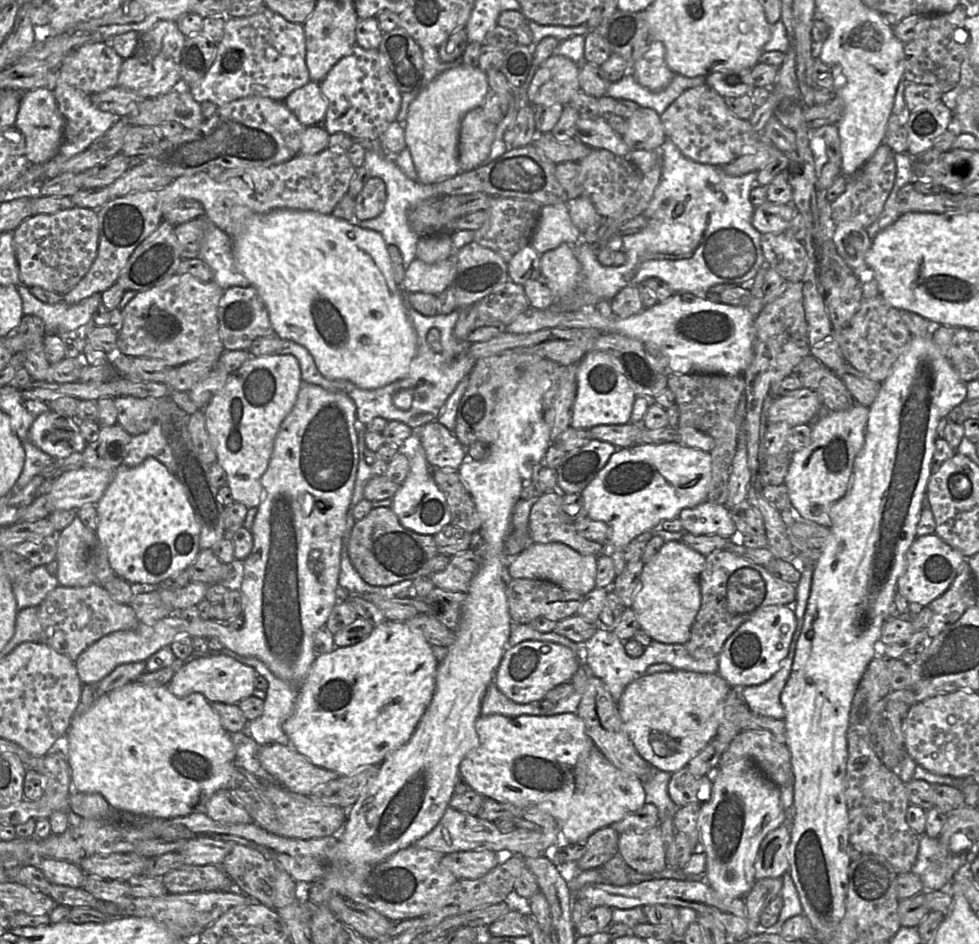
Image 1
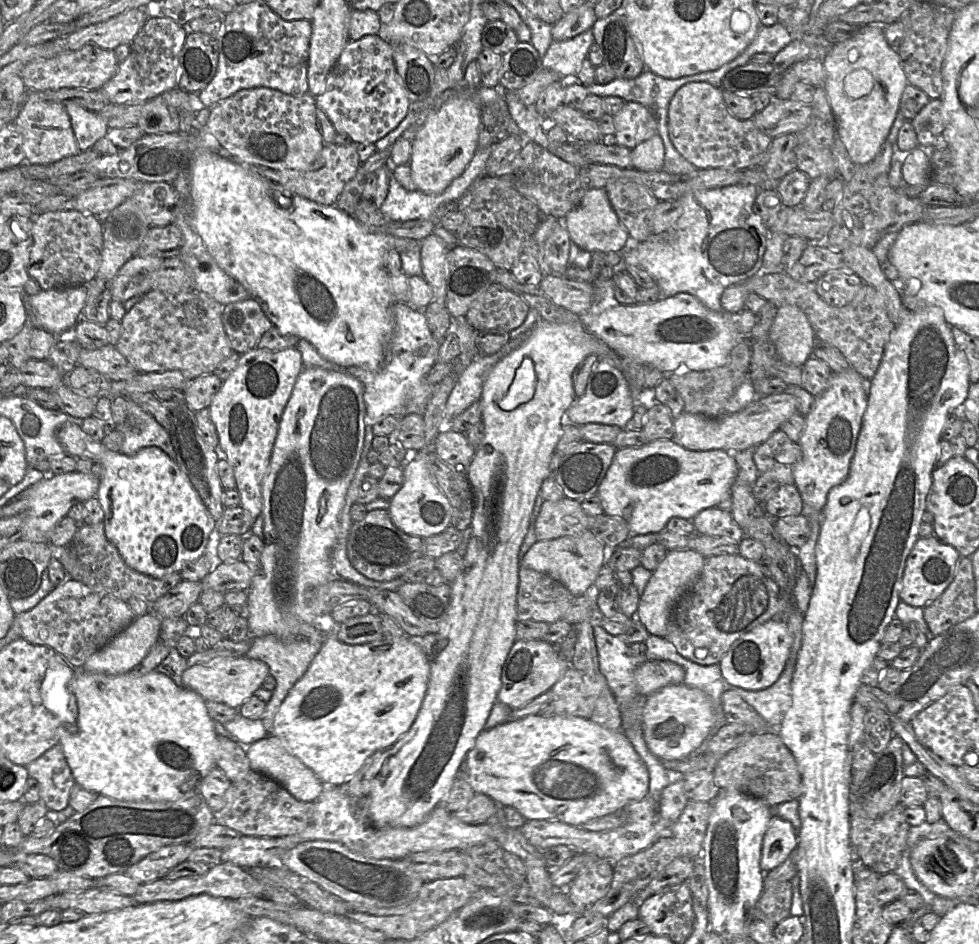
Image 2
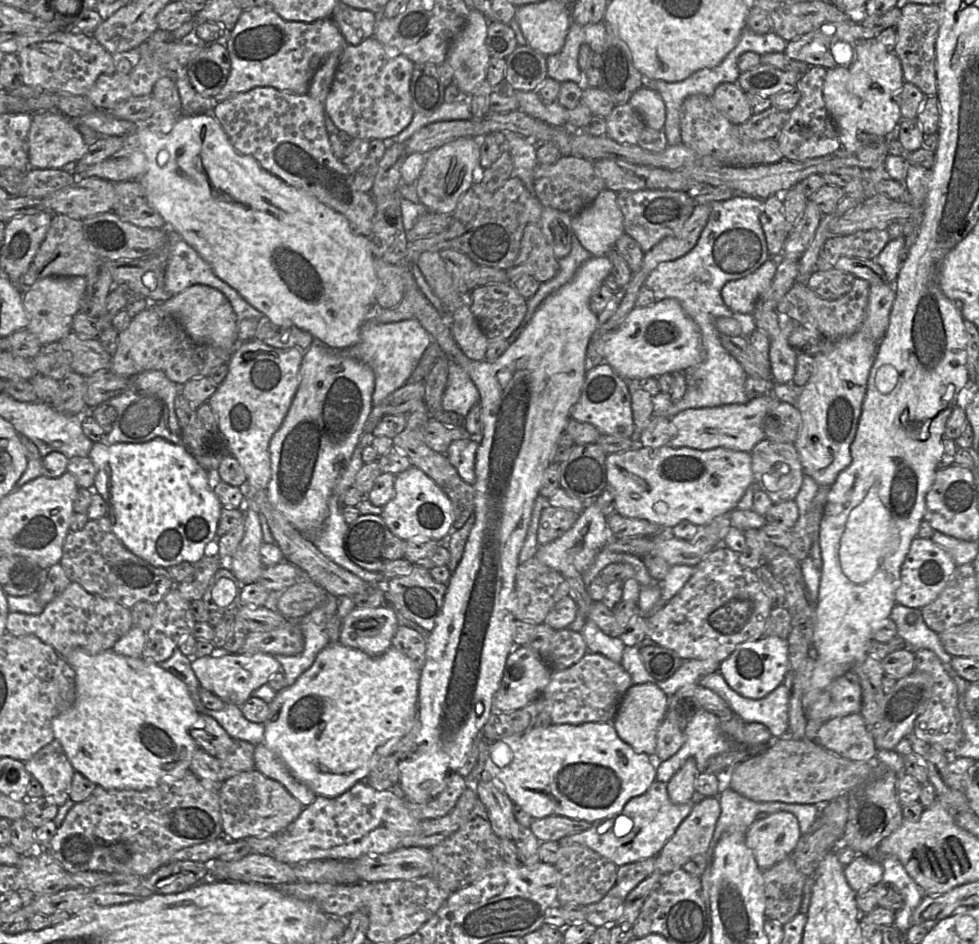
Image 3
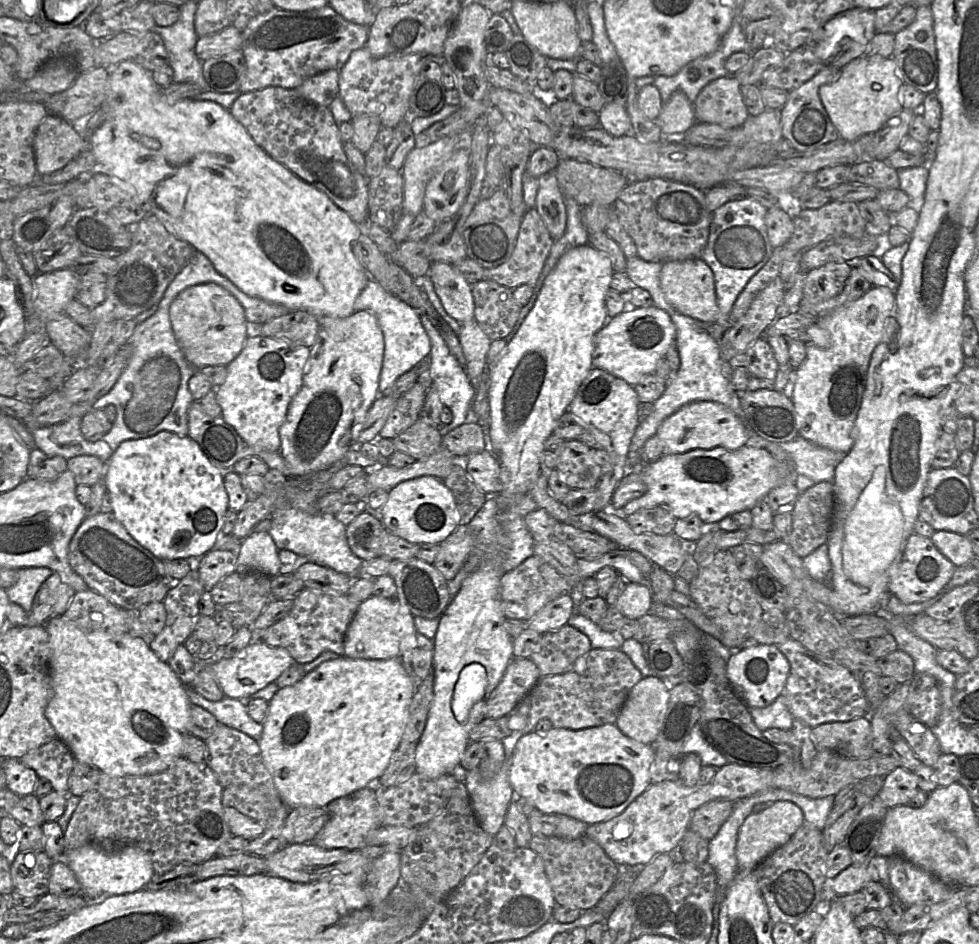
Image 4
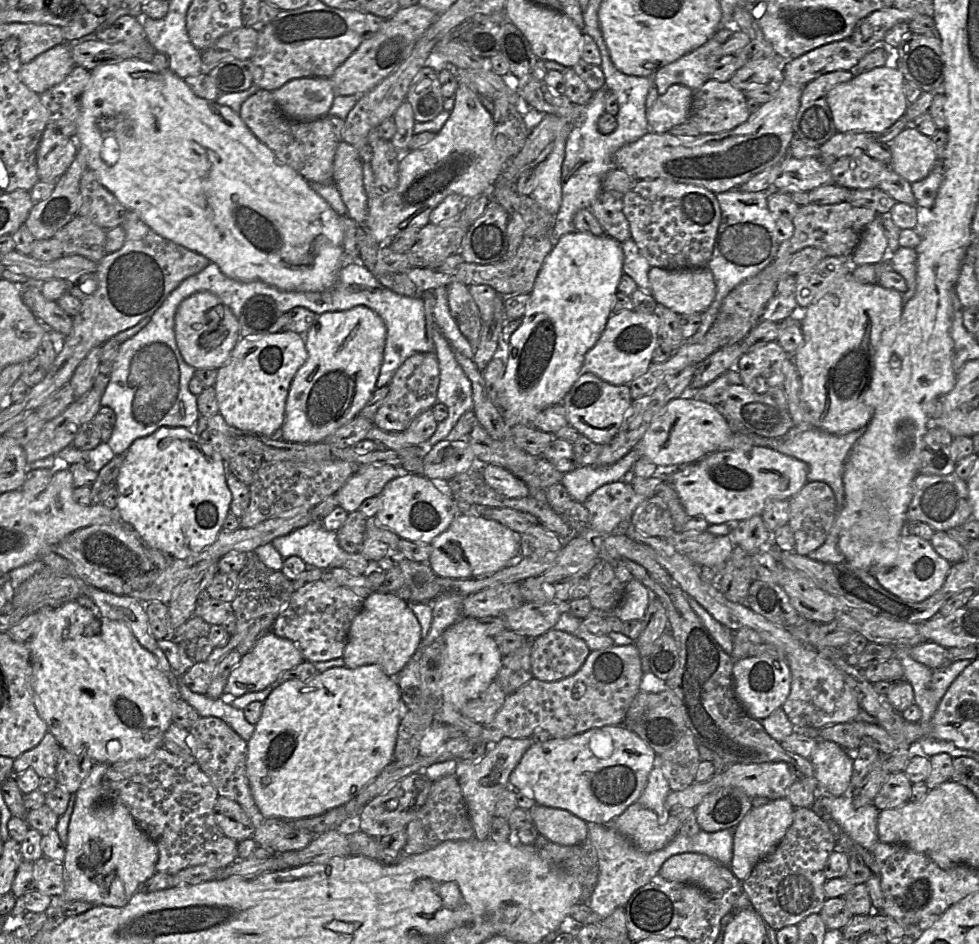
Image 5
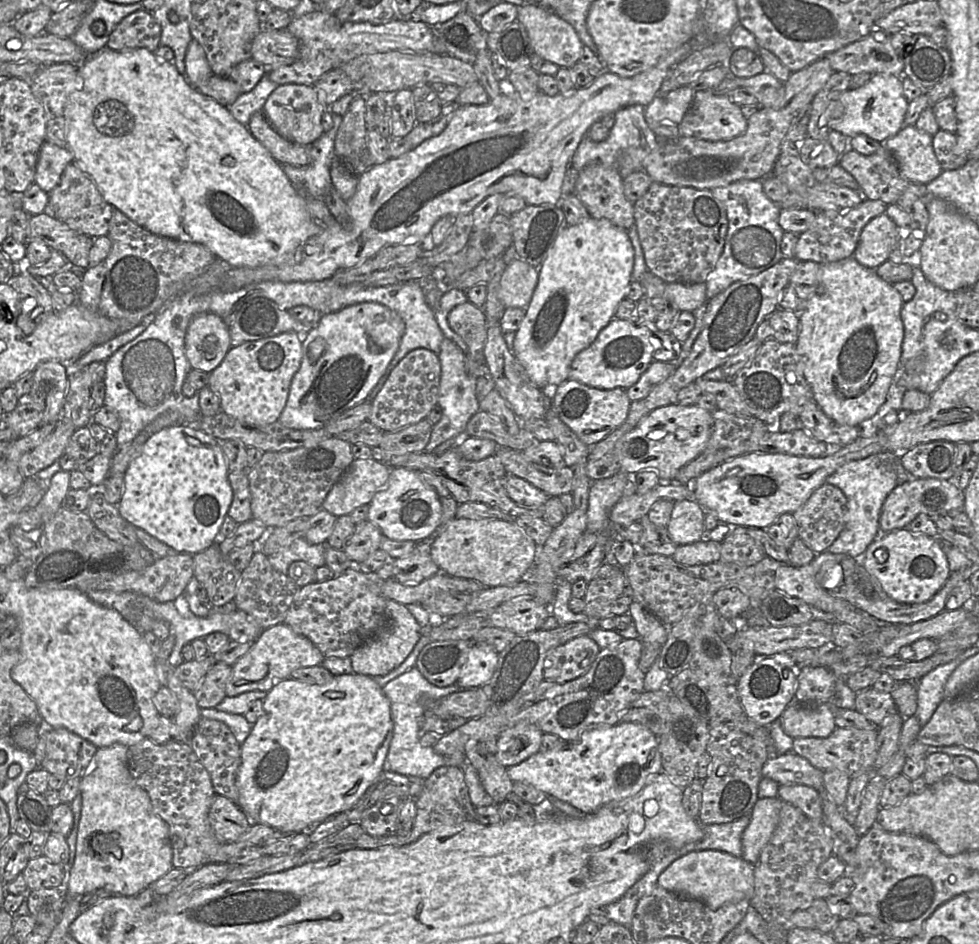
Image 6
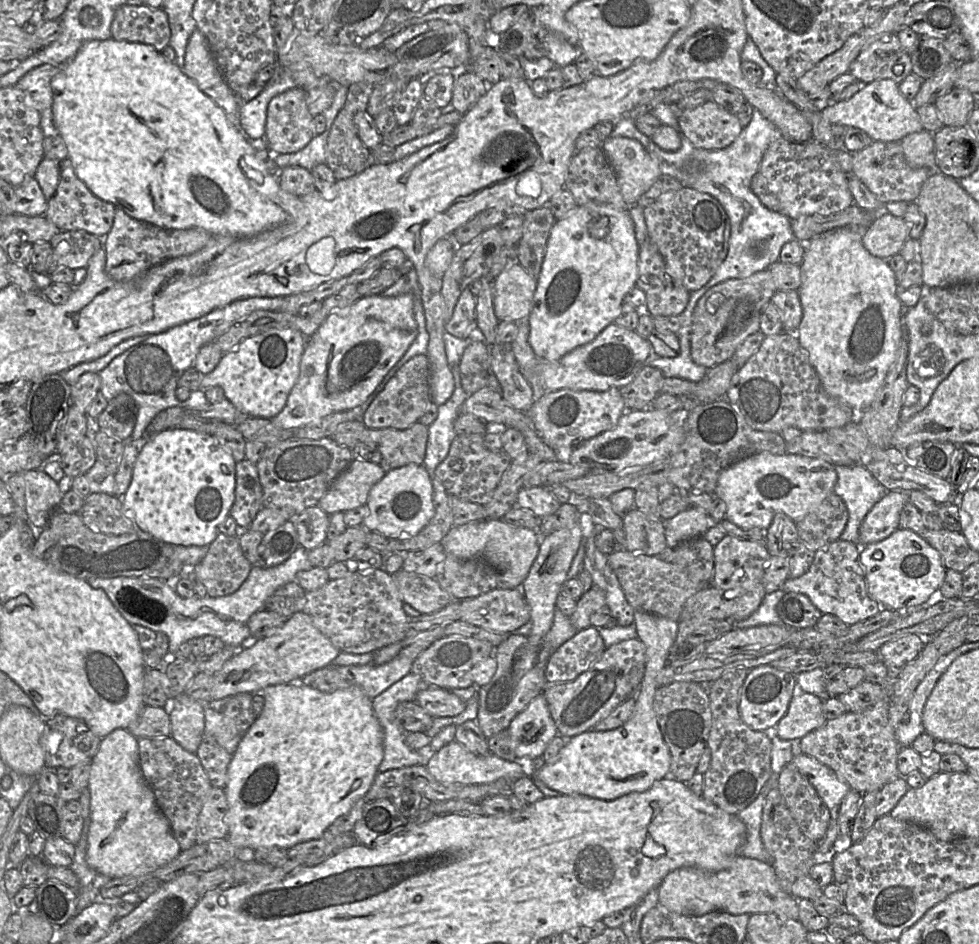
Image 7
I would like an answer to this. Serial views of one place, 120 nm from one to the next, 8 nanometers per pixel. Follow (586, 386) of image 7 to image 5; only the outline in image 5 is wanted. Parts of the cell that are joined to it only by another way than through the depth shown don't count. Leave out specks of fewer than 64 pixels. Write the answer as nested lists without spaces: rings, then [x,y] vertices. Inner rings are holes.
[[[623,310],[611,314],[597,343],[586,354],[582,372],[591,373],[612,385],[630,385],[644,374],[652,363],[658,343],[659,318],[655,313]]]

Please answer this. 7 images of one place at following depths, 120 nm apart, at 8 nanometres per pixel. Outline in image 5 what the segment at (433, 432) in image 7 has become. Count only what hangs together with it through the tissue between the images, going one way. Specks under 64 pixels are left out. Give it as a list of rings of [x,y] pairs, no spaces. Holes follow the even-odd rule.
[[[439,329],[432,334],[434,353],[439,365],[437,402],[448,409],[448,416],[438,423],[437,429],[426,444],[427,451],[442,440],[457,424],[459,418],[473,410],[472,385],[455,358],[455,351]]]

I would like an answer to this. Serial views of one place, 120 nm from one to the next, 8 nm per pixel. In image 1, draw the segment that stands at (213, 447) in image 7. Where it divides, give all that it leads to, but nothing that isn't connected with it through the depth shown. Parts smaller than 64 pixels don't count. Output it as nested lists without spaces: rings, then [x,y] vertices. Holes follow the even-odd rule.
[[[52,410],[35,419],[29,430],[29,439],[55,460],[65,459],[72,453],[82,453],[87,446],[77,419]],[[154,457],[136,467],[120,466],[100,501],[96,504],[99,522],[97,541],[106,549],[115,574],[130,584],[157,584],[175,572],[187,569],[200,552],[200,525],[177,476]]]

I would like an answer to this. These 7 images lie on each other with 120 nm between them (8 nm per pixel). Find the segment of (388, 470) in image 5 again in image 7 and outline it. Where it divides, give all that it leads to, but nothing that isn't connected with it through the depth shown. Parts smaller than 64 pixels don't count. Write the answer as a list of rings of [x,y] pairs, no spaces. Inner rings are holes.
[[[354,459],[334,481],[318,506],[328,515],[363,506],[371,488],[385,475],[380,465],[368,460]]]

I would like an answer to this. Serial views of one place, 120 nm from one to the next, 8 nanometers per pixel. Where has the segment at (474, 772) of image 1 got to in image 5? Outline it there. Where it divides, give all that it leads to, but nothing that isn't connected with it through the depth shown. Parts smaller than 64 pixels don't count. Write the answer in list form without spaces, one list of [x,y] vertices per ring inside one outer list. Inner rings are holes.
[[[608,725],[600,728],[593,728],[586,732],[570,736],[568,738],[551,738],[546,742],[536,742],[527,749],[523,754],[517,766],[514,768],[509,777],[509,785],[515,791],[528,792],[536,804],[559,808],[569,811],[571,814],[581,818],[585,822],[592,822],[601,825],[611,825],[613,820],[621,815],[631,804],[635,803],[641,796],[648,776],[652,768],[658,763],[658,755],[648,746],[637,734],[631,731],[626,725]]]

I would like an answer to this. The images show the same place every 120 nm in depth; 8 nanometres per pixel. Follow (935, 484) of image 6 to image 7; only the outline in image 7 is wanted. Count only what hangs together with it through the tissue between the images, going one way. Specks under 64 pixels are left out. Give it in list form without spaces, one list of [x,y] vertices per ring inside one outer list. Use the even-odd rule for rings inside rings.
[[[911,490],[888,491],[867,513],[859,528],[859,544],[866,546],[885,539],[899,528],[900,513]]]

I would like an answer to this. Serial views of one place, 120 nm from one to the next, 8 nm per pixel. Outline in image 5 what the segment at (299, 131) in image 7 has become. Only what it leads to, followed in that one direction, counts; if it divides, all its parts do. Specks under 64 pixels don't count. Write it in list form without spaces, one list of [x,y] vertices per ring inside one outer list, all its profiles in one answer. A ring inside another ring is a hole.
[[[325,77],[293,79],[272,91],[272,95],[281,111],[297,121],[328,116],[335,98],[332,82]]]

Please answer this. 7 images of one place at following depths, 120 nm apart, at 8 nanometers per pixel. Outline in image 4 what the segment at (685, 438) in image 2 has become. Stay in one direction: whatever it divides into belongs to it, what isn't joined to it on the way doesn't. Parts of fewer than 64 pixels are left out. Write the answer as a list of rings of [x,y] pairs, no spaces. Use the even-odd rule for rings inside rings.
[[[694,401],[682,406],[660,424],[656,435],[665,455],[716,447],[736,450],[749,439],[744,421],[725,405],[713,401]]]

